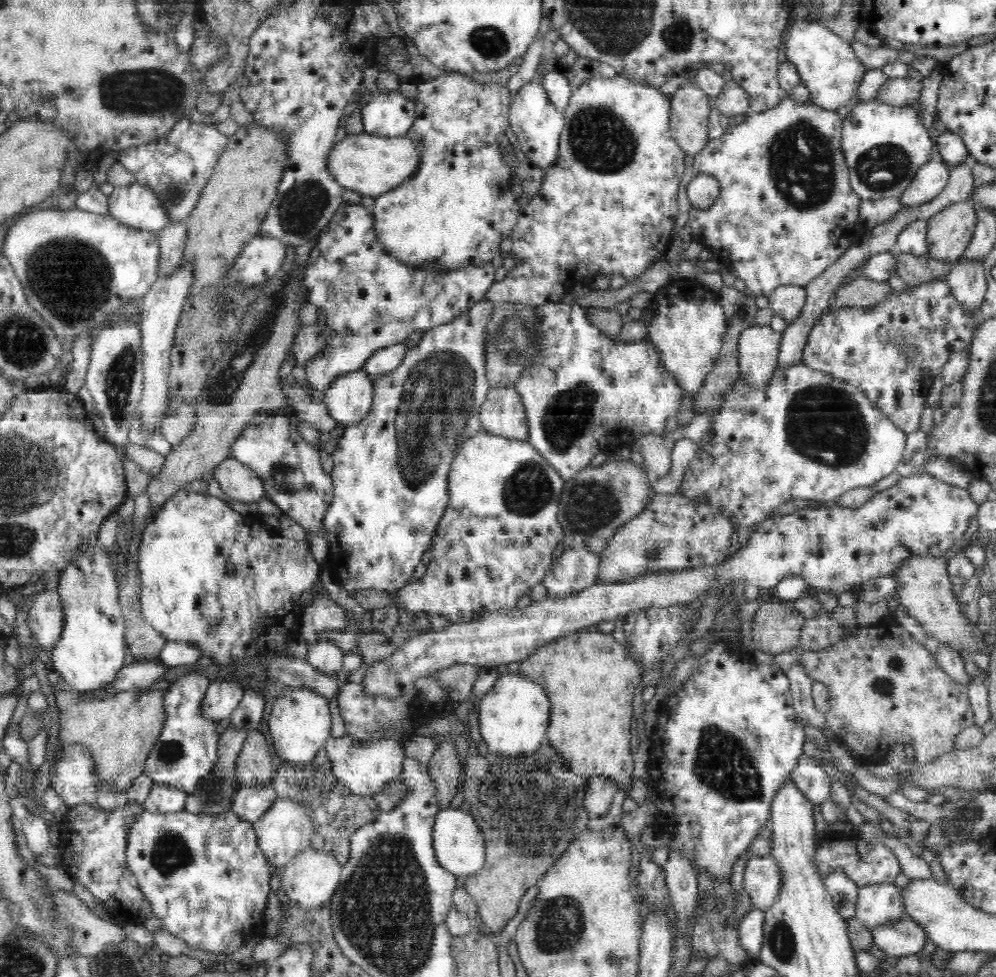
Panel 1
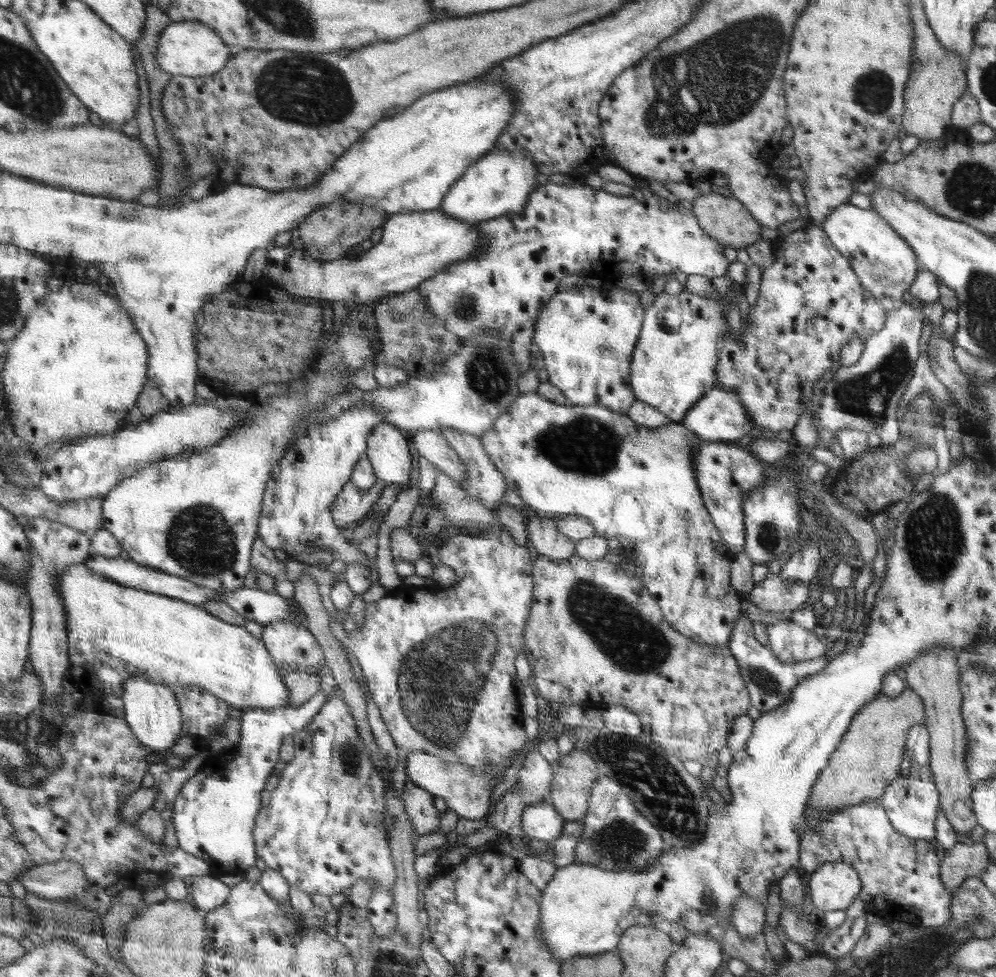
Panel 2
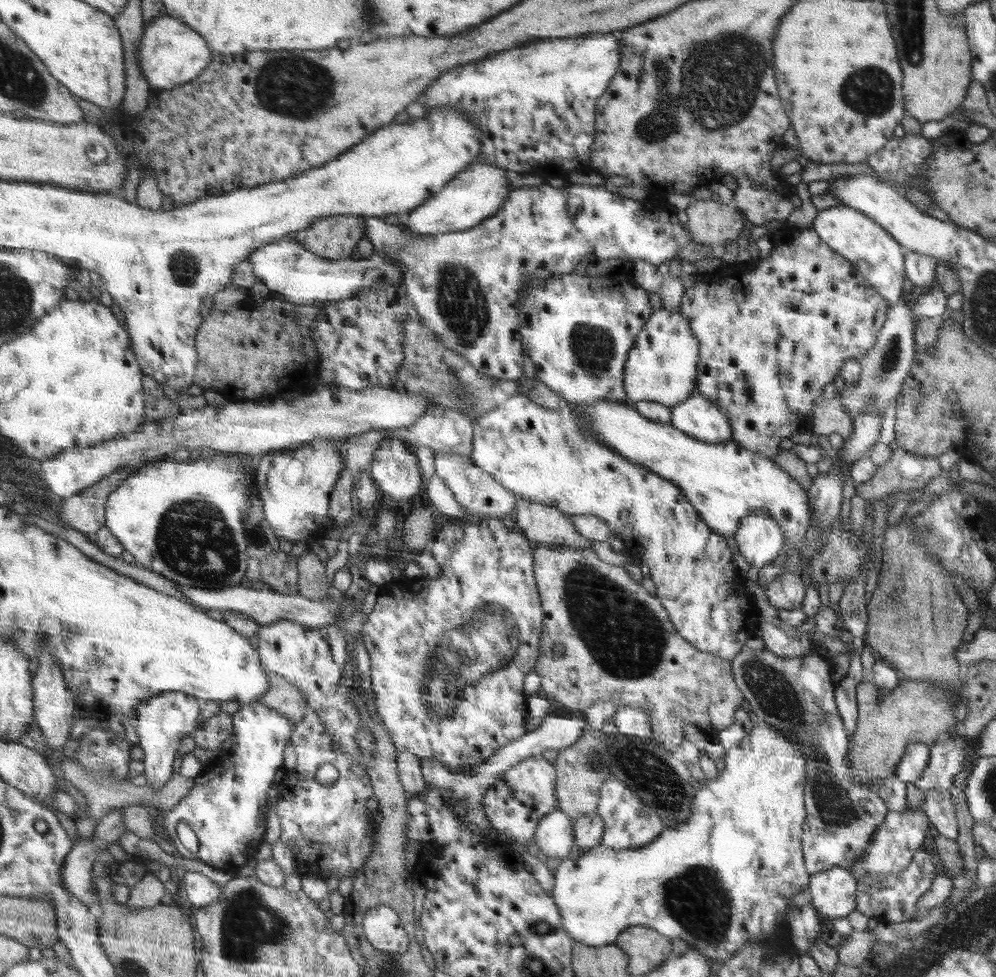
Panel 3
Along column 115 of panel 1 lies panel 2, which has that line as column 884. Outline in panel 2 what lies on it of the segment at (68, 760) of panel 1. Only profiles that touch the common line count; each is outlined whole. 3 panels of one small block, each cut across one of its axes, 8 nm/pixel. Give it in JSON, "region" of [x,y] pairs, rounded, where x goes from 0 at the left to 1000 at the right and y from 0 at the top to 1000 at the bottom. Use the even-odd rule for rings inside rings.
{"region":[[[915,783],[912,792],[904,792],[891,803],[890,810],[882,820],[890,828],[896,846],[919,862],[934,862],[939,858],[940,835],[943,835],[943,811],[939,805],[935,786]]]}

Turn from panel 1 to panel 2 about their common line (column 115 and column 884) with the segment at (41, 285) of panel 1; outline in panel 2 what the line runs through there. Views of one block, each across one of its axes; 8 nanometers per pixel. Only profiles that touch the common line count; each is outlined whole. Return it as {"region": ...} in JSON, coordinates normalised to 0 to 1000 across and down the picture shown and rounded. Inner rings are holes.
{"region":[[[855,208],[845,209],[822,229],[834,250],[853,268],[866,297],[883,308],[891,320],[908,313],[908,301],[914,299],[922,279],[922,263],[918,255],[904,243],[895,230],[878,215],[861,213]]]}

